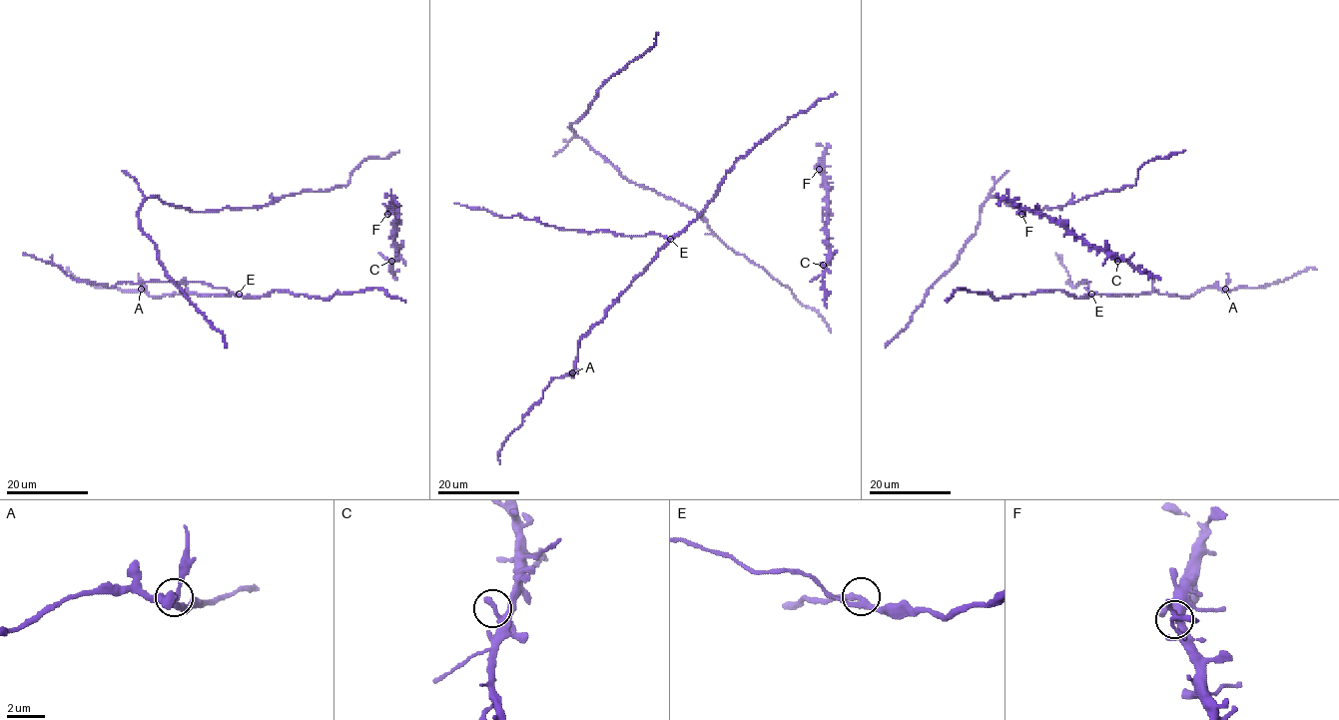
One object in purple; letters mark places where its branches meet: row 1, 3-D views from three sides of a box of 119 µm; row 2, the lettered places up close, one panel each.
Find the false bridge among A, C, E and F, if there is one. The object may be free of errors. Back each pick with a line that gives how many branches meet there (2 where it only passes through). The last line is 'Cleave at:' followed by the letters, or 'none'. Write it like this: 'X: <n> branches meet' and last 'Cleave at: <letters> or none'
A: 3 branches meet
Cleave at: A

